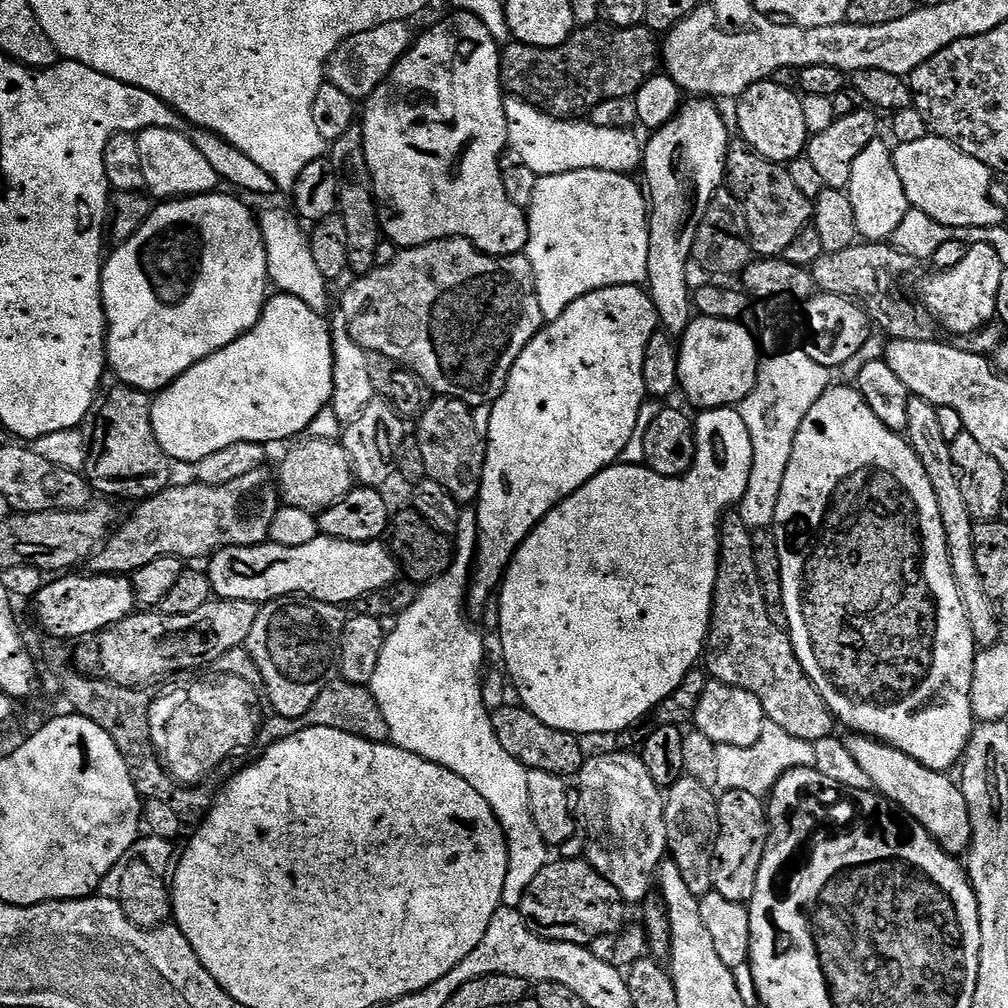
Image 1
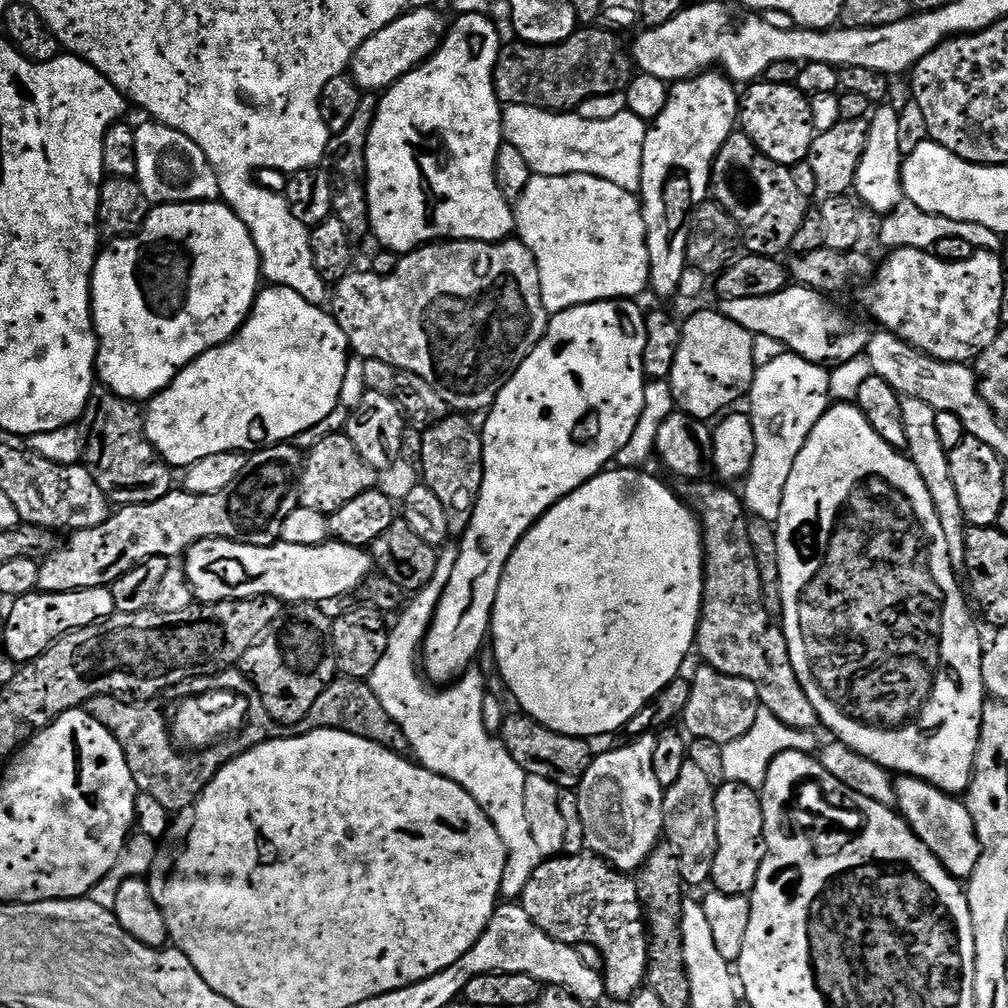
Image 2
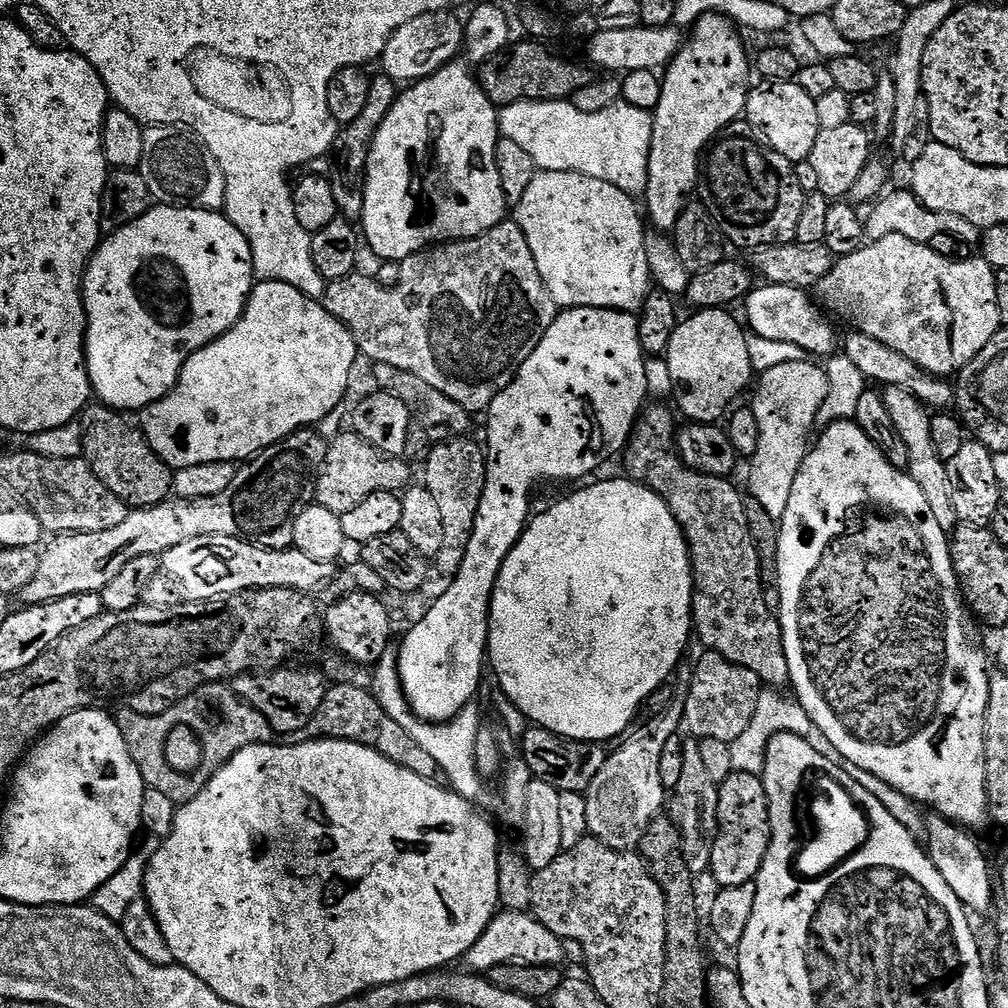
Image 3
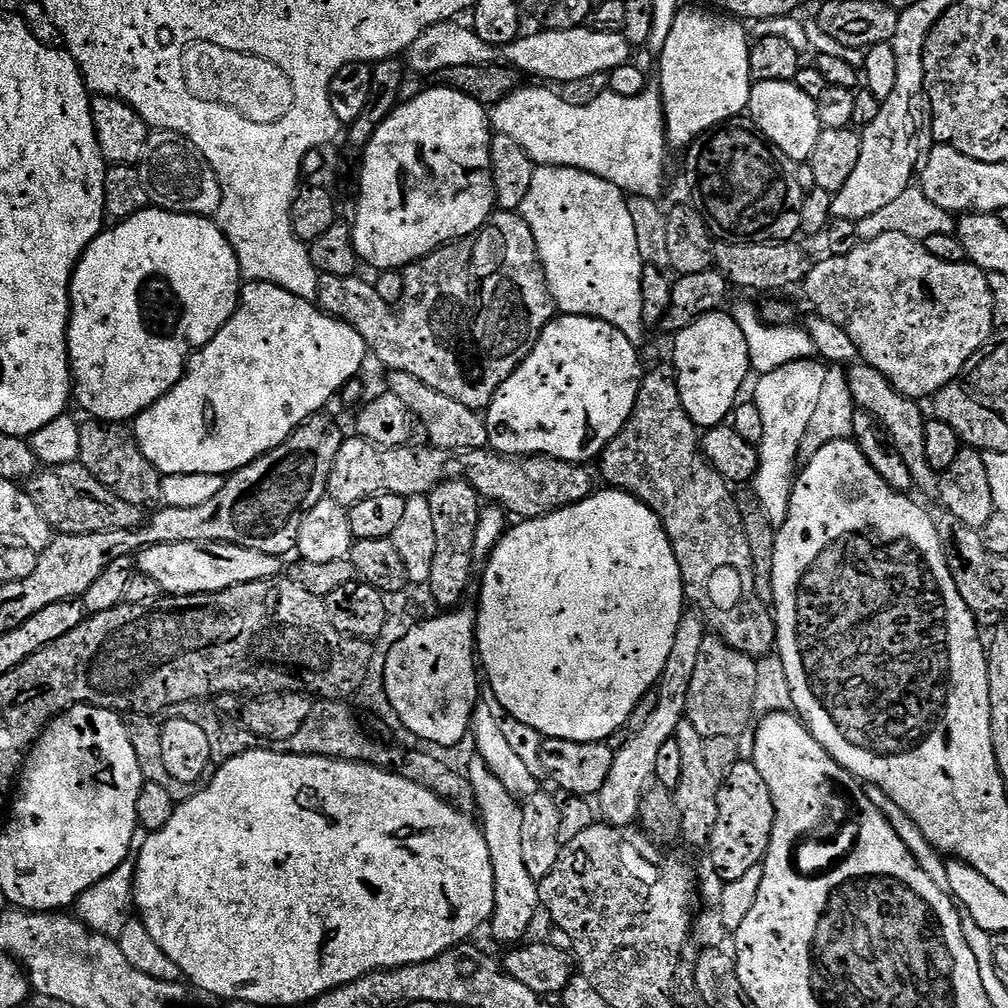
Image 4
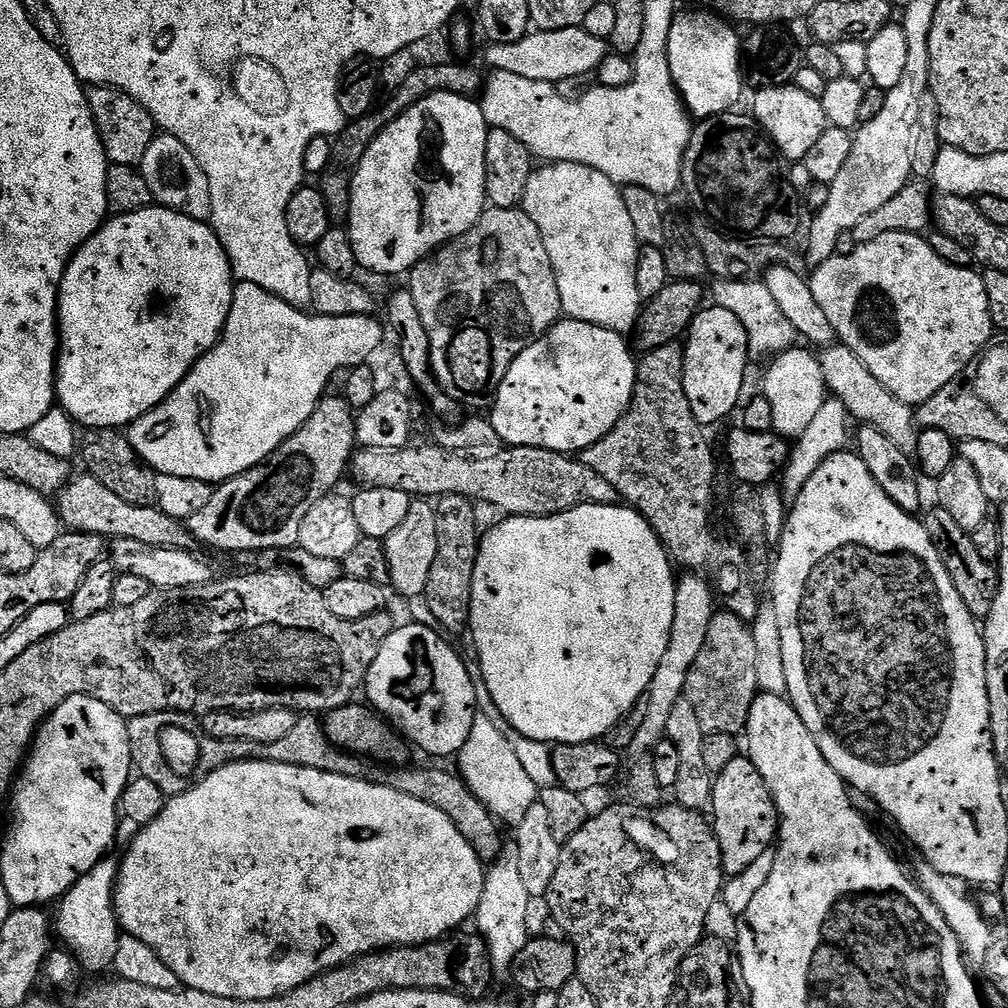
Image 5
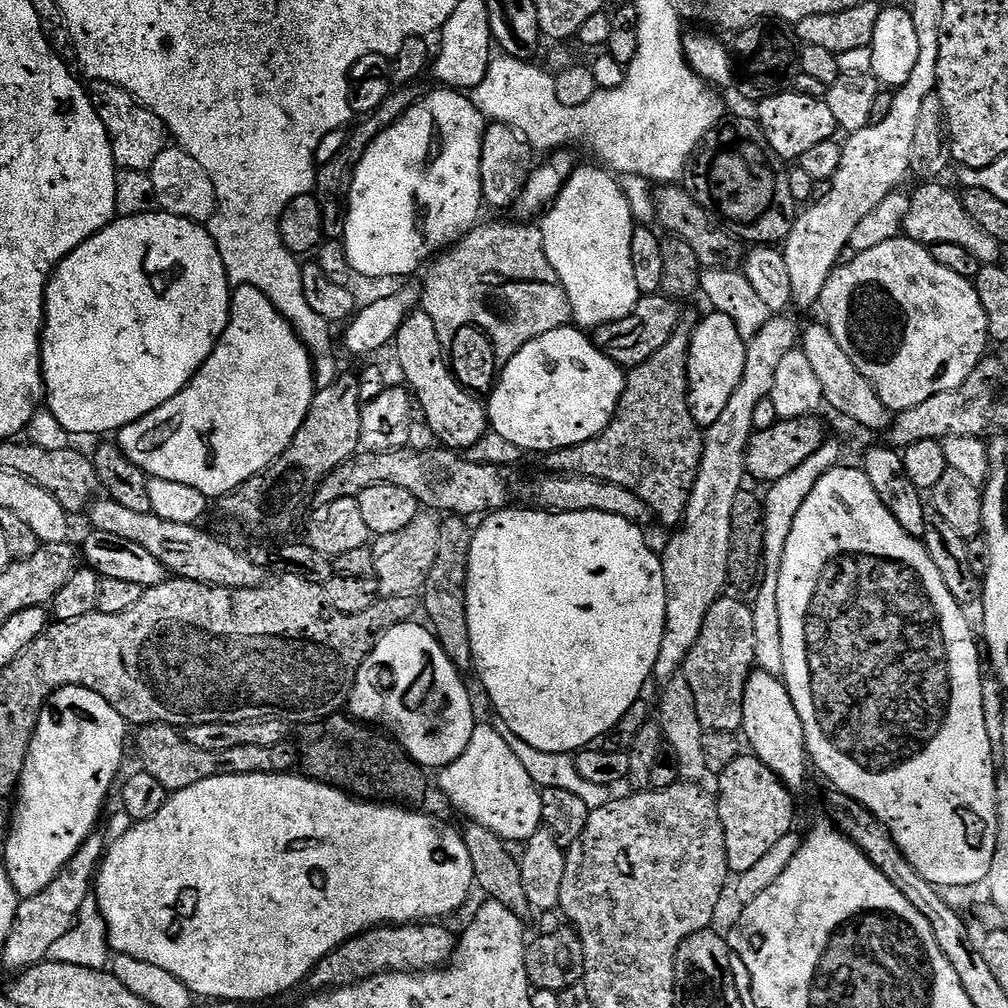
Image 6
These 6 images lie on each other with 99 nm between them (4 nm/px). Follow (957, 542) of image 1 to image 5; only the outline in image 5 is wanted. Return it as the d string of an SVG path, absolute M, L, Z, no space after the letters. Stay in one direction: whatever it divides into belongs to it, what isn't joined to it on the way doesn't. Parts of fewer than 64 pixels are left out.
M839 342L830 344L819 353L819 358L822 378L826 378L829 393L842 402L842 406L846 406L849 417L853 421L860 420L861 425L874 426L874 430L886 434L886 438L890 438L890 442L894 442L902 454L915 457L921 429L916 423L913 405L903 404L894 398L894 394L890 394L890 390L886 390L886 386L882 386L882 382L878 382L878 378L874 378L866 366L862 366L862 358L858 358L858 354L854 354L854 350L846 345Z

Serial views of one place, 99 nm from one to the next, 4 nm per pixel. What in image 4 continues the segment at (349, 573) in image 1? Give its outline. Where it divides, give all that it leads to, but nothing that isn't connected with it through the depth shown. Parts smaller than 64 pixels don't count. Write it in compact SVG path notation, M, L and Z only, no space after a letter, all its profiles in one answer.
M174 542L155 544L141 548L135 557L139 572L146 578L154 578L170 596L202 596L210 592L221 592L235 584L255 580L270 580L281 575L281 557L267 556L258 550L239 548L233 544L199 544L198 542Z

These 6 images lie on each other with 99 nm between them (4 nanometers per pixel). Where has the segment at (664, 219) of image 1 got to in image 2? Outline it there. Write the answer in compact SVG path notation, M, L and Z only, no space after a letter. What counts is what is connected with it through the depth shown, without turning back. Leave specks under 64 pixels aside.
M709 70L701 72L698 76L691 76L688 80L681 80L671 85L668 101L666 102L666 110L662 110L662 114L658 114L658 118L654 118L648 124L648 133L646 134L646 142L642 146L642 182L640 183L640 190L638 199L640 201L640 209L644 215L646 222L646 246L645 253L650 262L650 274L648 275L648 282L651 291L657 292L660 296L675 297L680 291L680 283L683 280L683 272L690 266L688 263L688 239L690 238L691 218L692 213L698 202L705 199L706 193L712 186L712 162L715 160L718 150L726 142L726 138L731 136L738 124L738 88L733 81L729 80L723 72L719 70Z

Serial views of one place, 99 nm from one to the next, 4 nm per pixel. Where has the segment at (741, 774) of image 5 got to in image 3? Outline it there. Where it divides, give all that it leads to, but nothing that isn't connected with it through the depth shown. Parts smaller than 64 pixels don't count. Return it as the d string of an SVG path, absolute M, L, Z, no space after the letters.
M733 770L730 778L719 785L718 826L710 876L717 880L720 888L751 884L760 872L772 837L764 781L760 776Z

